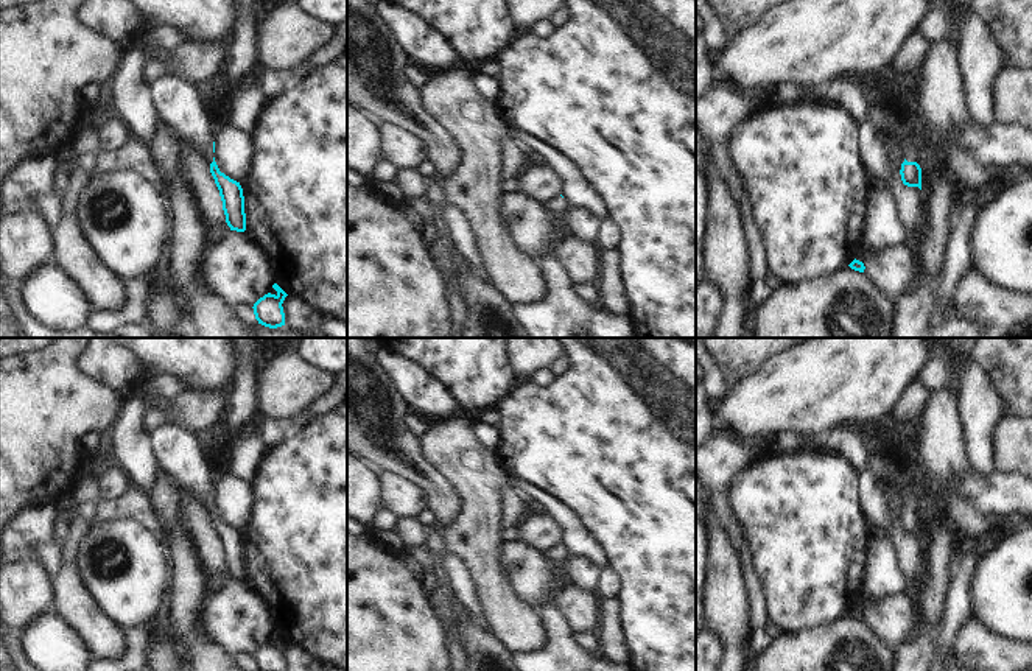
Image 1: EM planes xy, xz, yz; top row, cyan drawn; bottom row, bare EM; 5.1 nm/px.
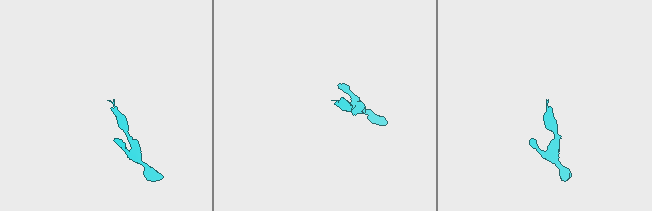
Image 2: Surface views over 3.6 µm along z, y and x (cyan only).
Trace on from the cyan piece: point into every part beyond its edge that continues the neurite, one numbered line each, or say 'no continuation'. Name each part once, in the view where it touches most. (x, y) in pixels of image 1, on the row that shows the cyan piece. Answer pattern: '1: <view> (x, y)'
1: yz (1004, 145)

